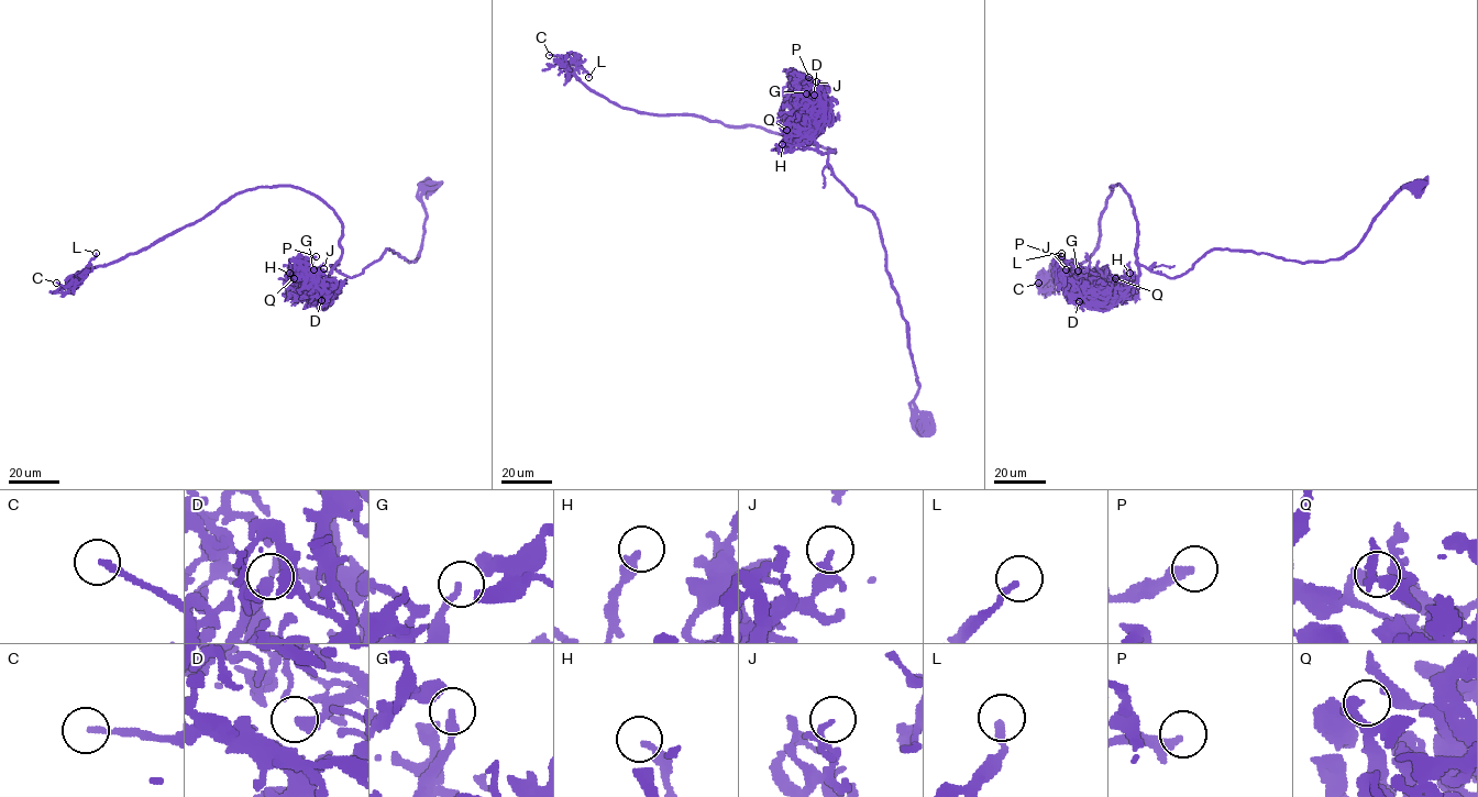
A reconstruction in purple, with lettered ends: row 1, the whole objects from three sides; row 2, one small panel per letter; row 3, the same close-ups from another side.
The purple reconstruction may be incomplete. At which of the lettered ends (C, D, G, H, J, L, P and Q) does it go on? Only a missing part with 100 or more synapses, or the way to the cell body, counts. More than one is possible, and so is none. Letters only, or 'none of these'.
none of these

